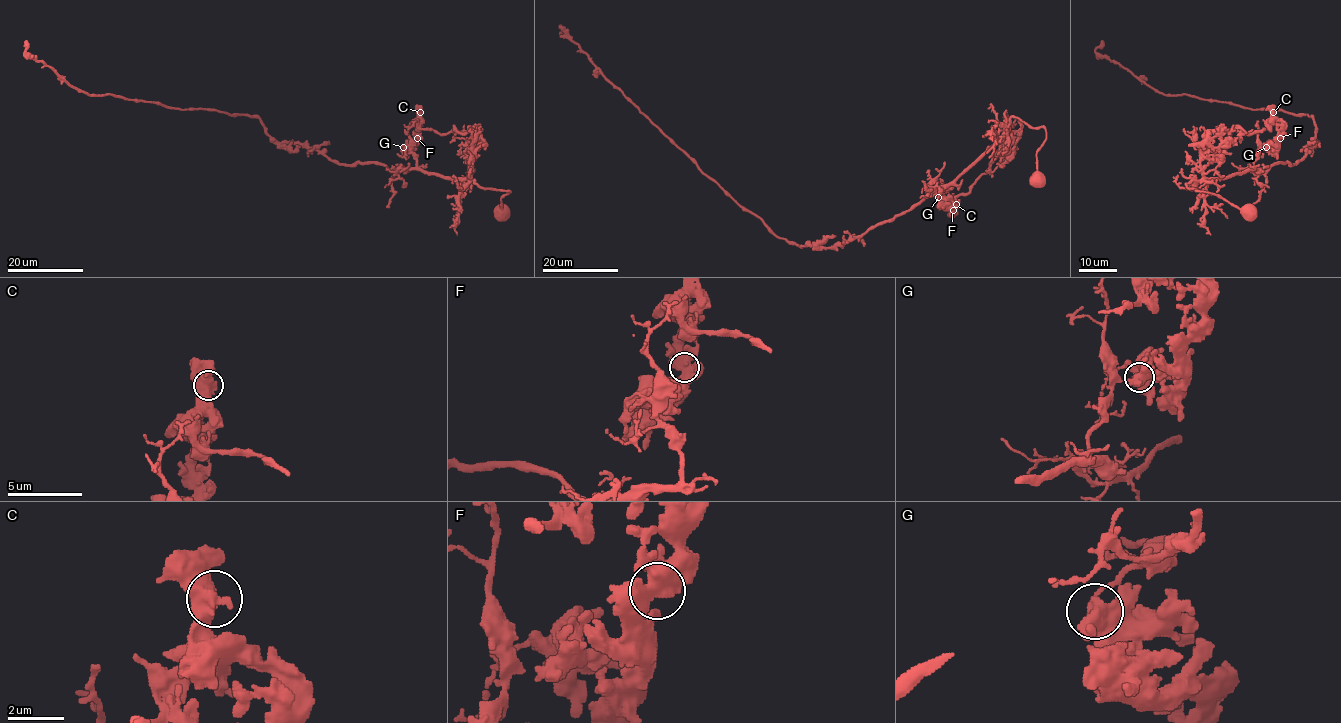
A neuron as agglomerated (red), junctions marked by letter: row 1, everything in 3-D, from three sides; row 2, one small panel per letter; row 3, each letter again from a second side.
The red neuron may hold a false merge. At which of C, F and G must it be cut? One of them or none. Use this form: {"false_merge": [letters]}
{"false_merge": ["G"]}

